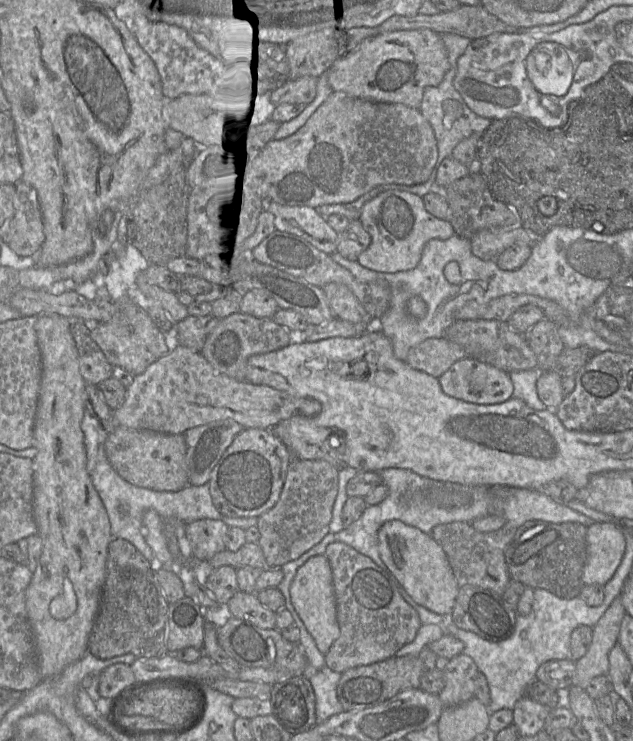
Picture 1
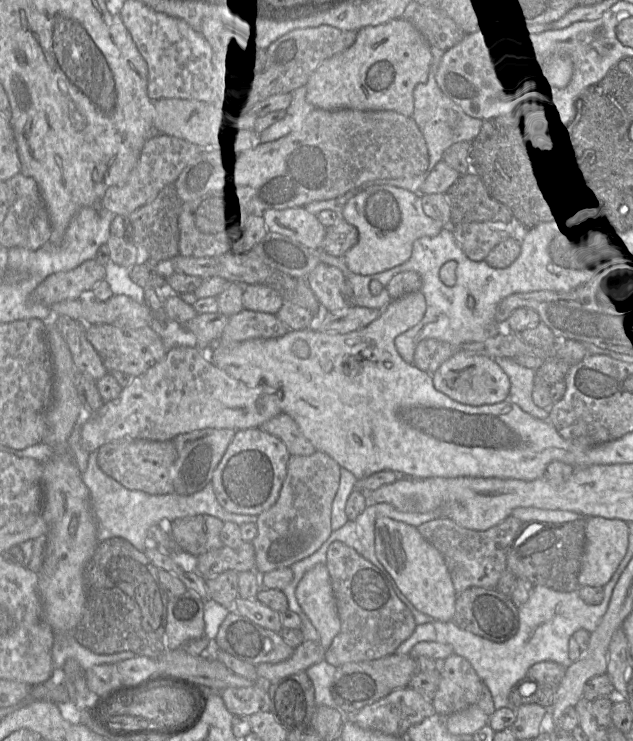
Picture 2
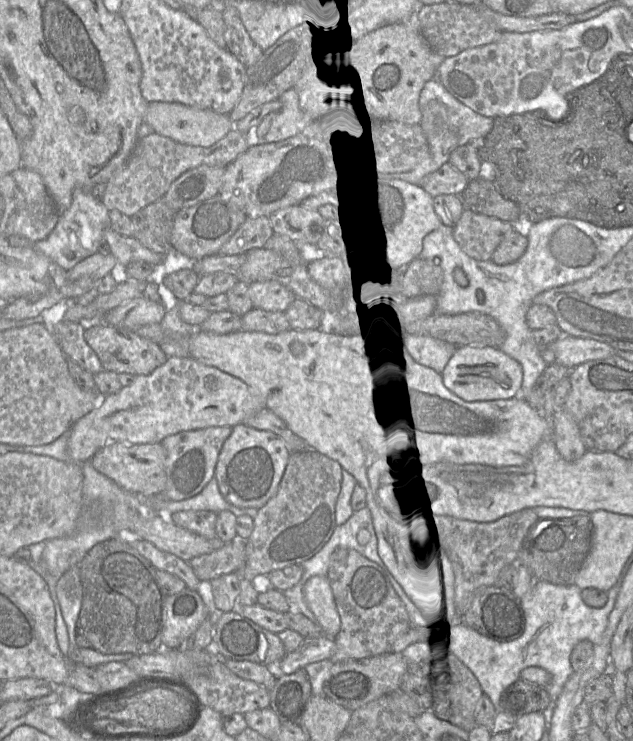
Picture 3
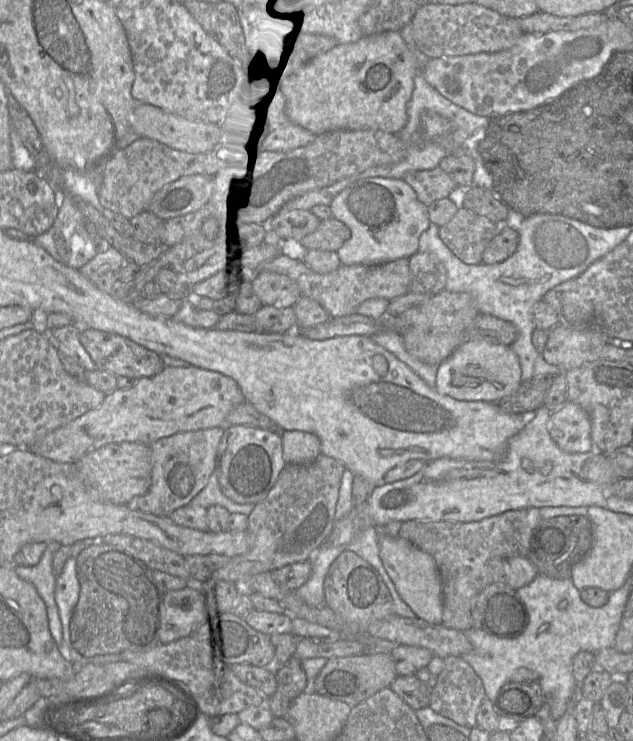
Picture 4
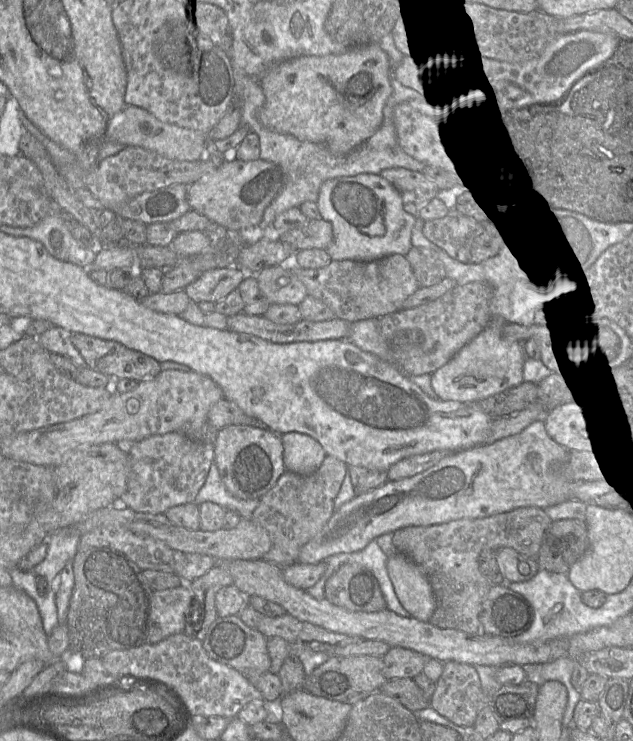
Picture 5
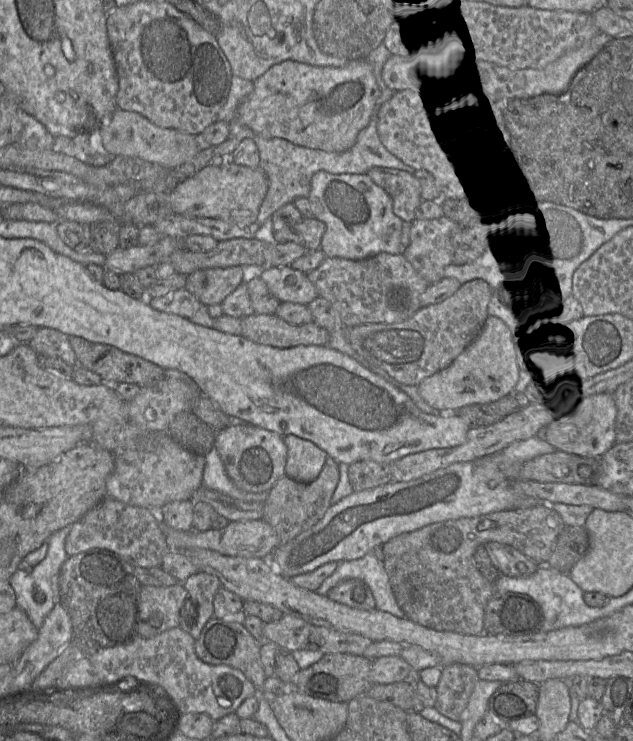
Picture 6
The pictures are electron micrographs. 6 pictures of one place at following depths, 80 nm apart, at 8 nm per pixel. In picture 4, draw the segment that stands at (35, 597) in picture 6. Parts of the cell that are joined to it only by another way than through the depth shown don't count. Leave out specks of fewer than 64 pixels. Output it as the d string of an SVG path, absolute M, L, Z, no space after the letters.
M48 542L40 561L34 566L14 566L16 574L23 580L32 583L43 599L48 617L48 626L57 645L62 645L62 627L58 607L55 601L56 575L53 571L53 555L61 545Z

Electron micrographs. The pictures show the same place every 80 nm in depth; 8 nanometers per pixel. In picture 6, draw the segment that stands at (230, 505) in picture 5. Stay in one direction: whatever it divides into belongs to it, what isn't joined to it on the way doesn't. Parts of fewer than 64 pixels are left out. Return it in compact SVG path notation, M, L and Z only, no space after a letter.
M214 446L205 456L202 486L245 502L265 502L267 493L251 493L239 489L226 473L224 464Z

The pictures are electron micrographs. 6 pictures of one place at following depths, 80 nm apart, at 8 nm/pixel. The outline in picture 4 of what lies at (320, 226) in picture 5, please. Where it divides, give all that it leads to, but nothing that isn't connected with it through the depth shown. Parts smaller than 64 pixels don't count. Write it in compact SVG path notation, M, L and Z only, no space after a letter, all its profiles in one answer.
M332 217L321 220L317 229L303 237L300 243L307 250L337 252L350 236L350 229L343 222Z

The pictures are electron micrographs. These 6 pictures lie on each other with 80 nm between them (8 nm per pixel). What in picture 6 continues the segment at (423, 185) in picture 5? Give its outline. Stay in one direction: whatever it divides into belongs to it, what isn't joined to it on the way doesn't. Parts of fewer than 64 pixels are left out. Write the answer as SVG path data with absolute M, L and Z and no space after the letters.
M374 167L367 175L392 198L393 210L398 217L404 222L416 220L416 210L424 201L416 177L403 170L385 167Z

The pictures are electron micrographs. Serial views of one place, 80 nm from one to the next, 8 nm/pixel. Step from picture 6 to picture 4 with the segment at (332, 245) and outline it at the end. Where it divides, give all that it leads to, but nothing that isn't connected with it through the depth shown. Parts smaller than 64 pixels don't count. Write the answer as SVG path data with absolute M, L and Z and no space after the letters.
M371 177L357 180L341 191L335 196L329 205L332 217L343 222L351 231L350 238L342 245L336 252L342 265L379 265L394 261L399 258L409 258L418 251L419 237L432 224L429 219L428 206L422 203L415 192L415 190L402 179Z

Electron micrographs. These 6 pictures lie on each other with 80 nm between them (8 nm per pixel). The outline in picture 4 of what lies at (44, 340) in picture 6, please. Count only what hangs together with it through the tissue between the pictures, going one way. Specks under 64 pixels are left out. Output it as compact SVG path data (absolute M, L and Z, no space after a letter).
M75 325L47 329L46 336L61 356L74 360L86 371L97 369L91 356L80 342L80 331Z

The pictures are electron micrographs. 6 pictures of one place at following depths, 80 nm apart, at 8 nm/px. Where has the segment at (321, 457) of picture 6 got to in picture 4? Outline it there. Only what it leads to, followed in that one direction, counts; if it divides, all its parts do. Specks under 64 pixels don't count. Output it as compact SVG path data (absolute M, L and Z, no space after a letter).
M284 431L281 435L286 464L309 464L321 454L321 443L313 434L302 431Z

